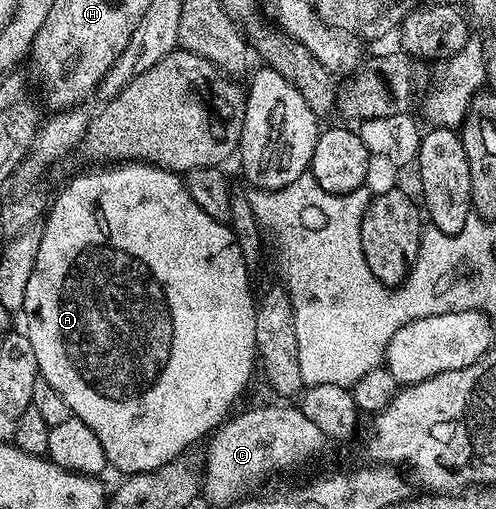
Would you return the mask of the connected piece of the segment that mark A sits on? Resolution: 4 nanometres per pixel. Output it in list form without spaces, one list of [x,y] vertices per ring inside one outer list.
[[[147,162],[104,166],[101,172],[84,172],[74,177],[57,196],[55,193],[42,220],[38,258],[34,262],[34,274],[30,274],[30,283],[26,286],[22,331],[30,338],[30,346],[34,346],[40,376],[50,382],[62,398],[66,398],[66,406],[70,406],[72,414],[98,434],[98,442],[102,442],[102,450],[106,450],[109,465],[124,472],[120,474],[149,472],[170,462],[173,456],[191,449],[195,445],[192,443],[202,439],[204,432],[216,432],[229,417],[232,403],[243,394],[252,376],[252,368],[254,372],[258,364],[254,338],[256,300],[254,294],[252,296],[248,272],[250,265],[242,258],[242,250],[231,227],[198,210],[183,179],[167,168],[158,168]]]

